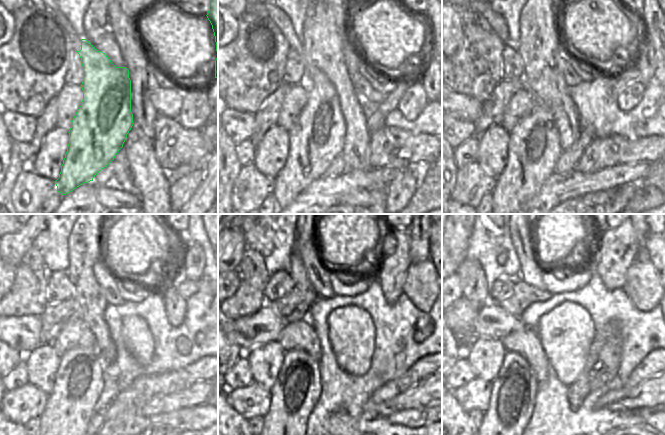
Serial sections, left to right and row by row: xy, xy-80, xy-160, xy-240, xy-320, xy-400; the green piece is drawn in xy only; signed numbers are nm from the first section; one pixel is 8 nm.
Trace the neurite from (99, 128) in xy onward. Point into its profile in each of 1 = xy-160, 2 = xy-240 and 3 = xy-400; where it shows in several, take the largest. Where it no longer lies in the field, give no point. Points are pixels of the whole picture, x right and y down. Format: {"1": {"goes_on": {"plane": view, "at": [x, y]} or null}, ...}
{"1": {"goes_on": {"plane": "xy-160", "at": [534, 150]}}, "2": {"goes_on": {"plane": "xy-240", "at": [78, 384]}}, "3": {"goes_on": {"plane": "xy-400", "at": [514, 389]}}}

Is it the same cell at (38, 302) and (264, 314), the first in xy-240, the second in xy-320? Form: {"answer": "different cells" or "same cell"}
{"answer": "different cells"}

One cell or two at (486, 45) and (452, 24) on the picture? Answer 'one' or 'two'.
two

